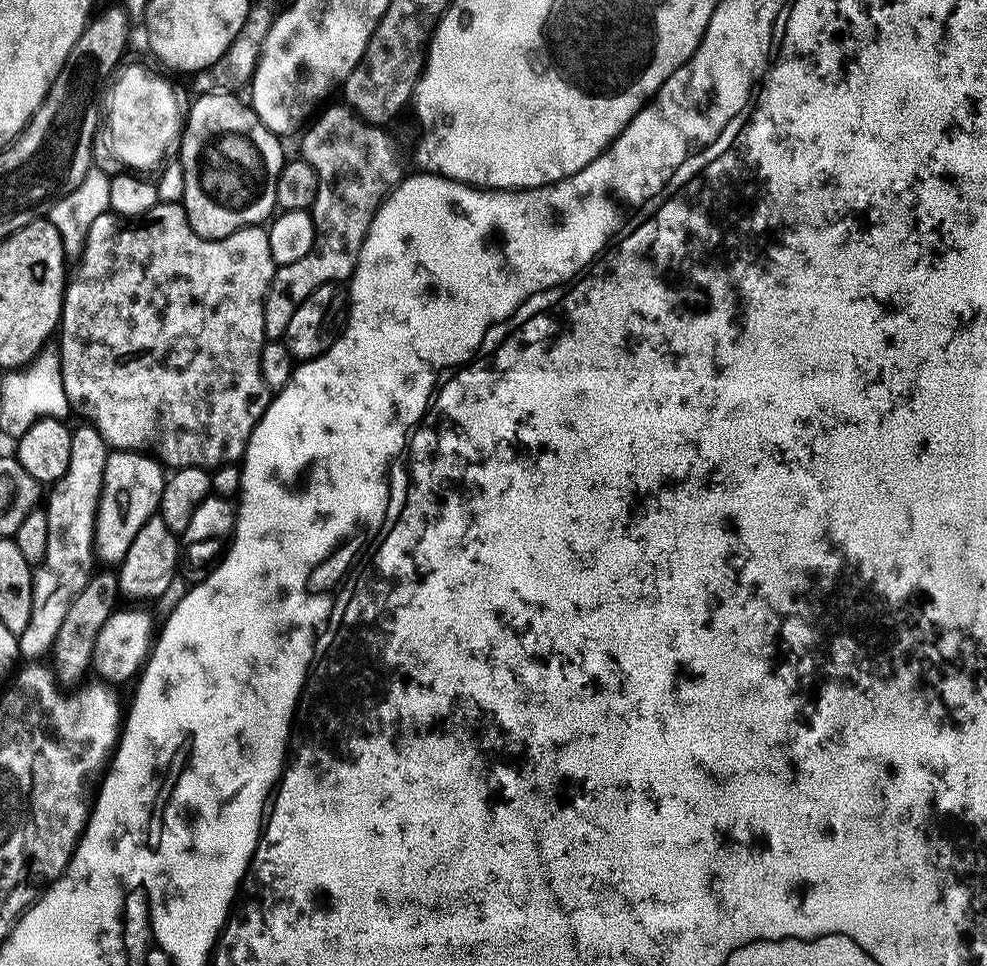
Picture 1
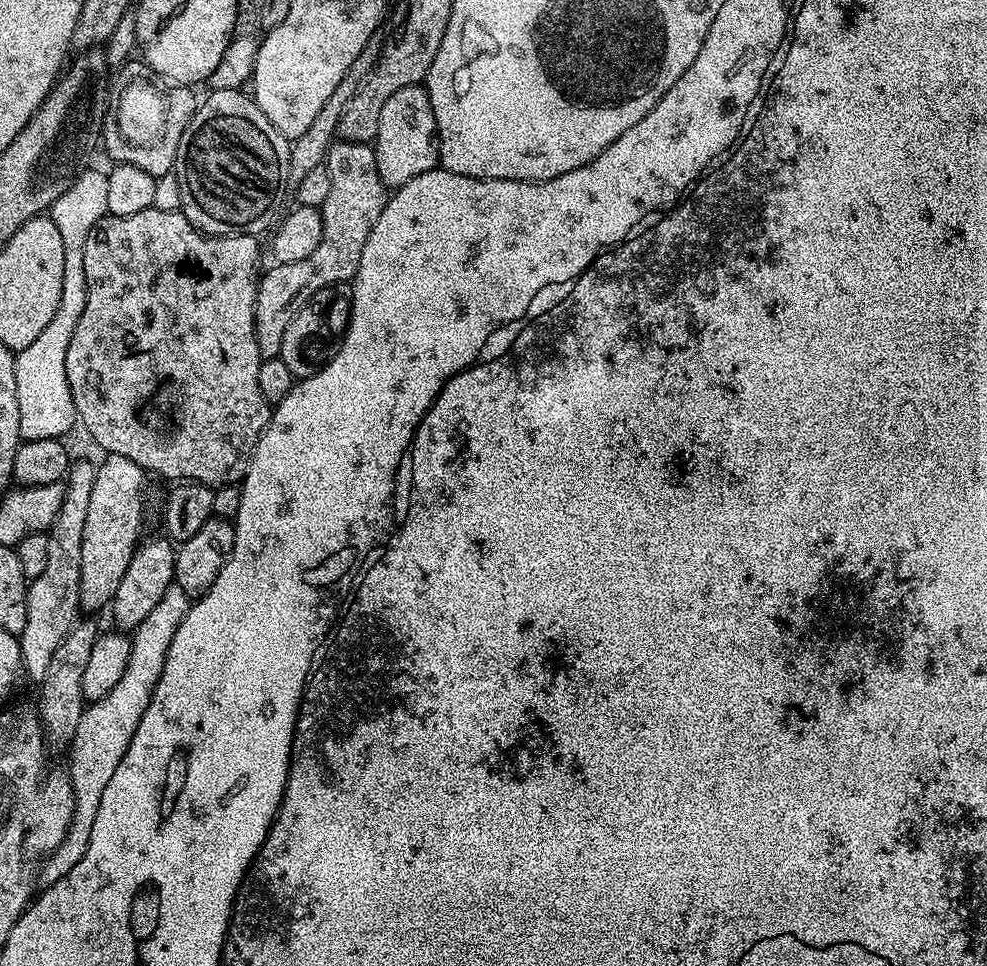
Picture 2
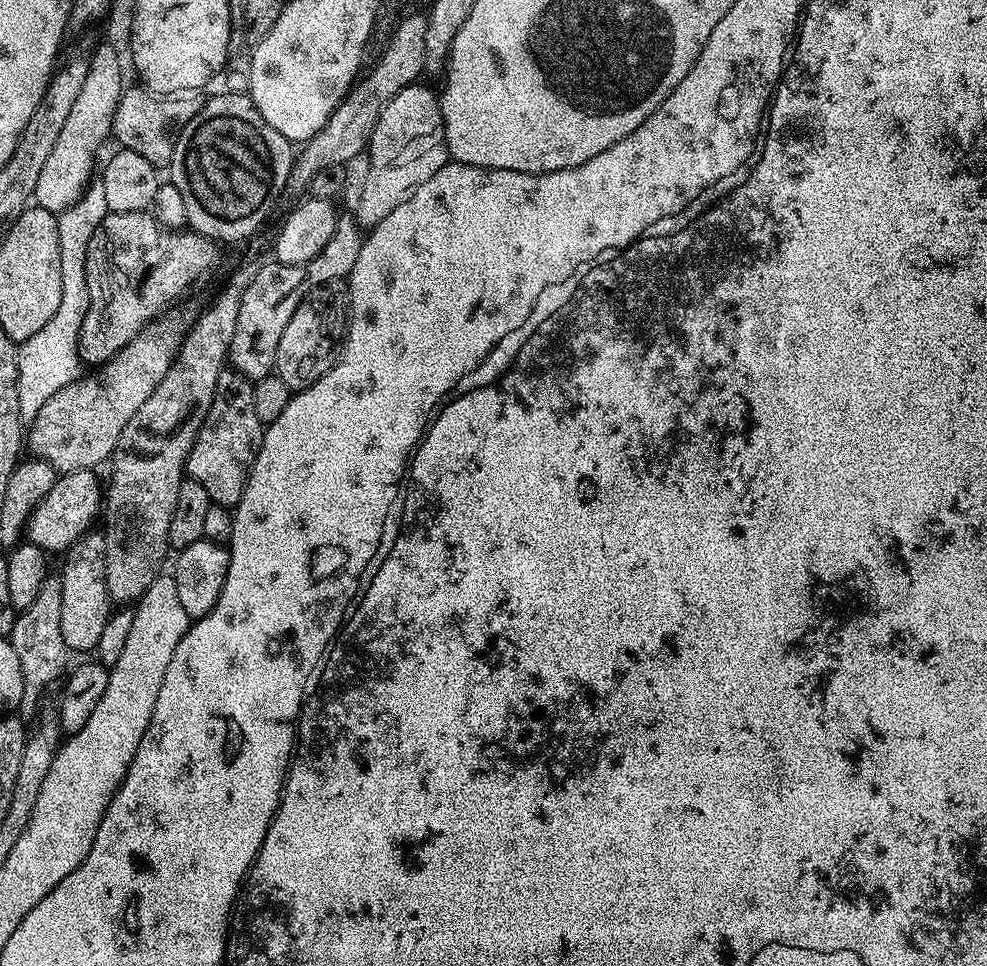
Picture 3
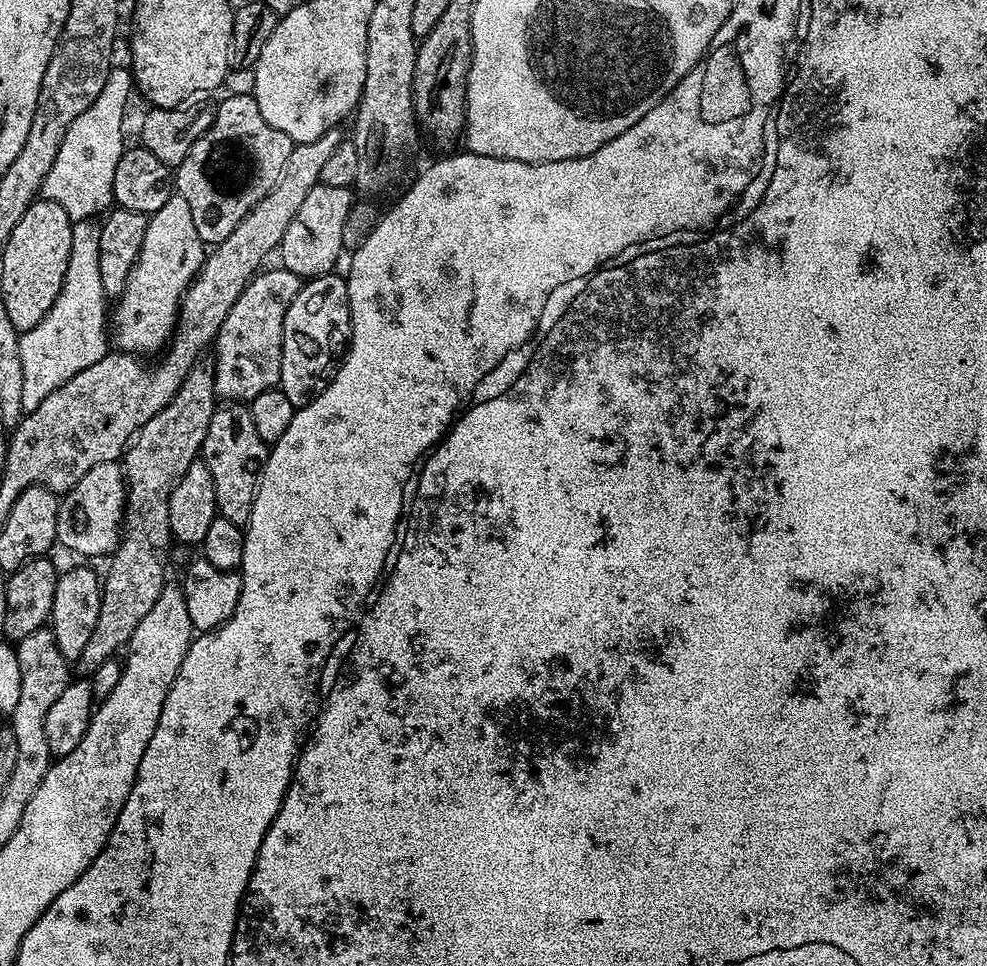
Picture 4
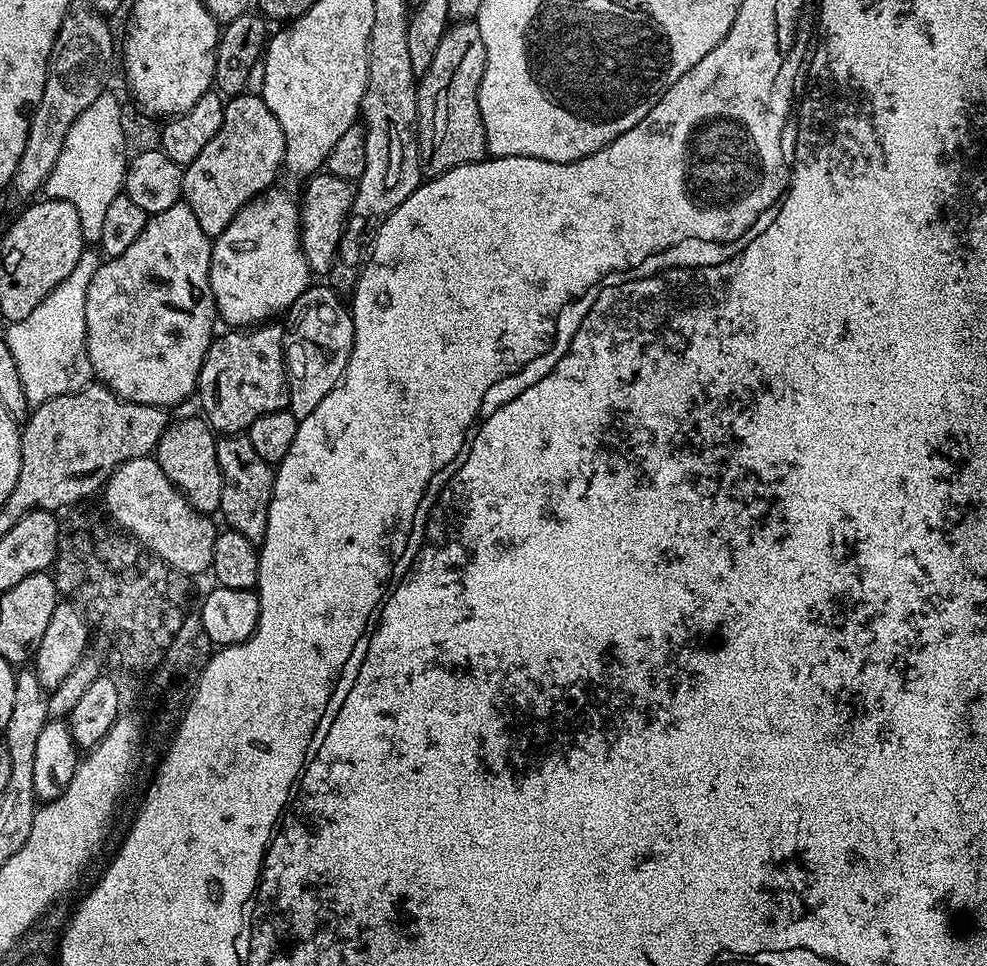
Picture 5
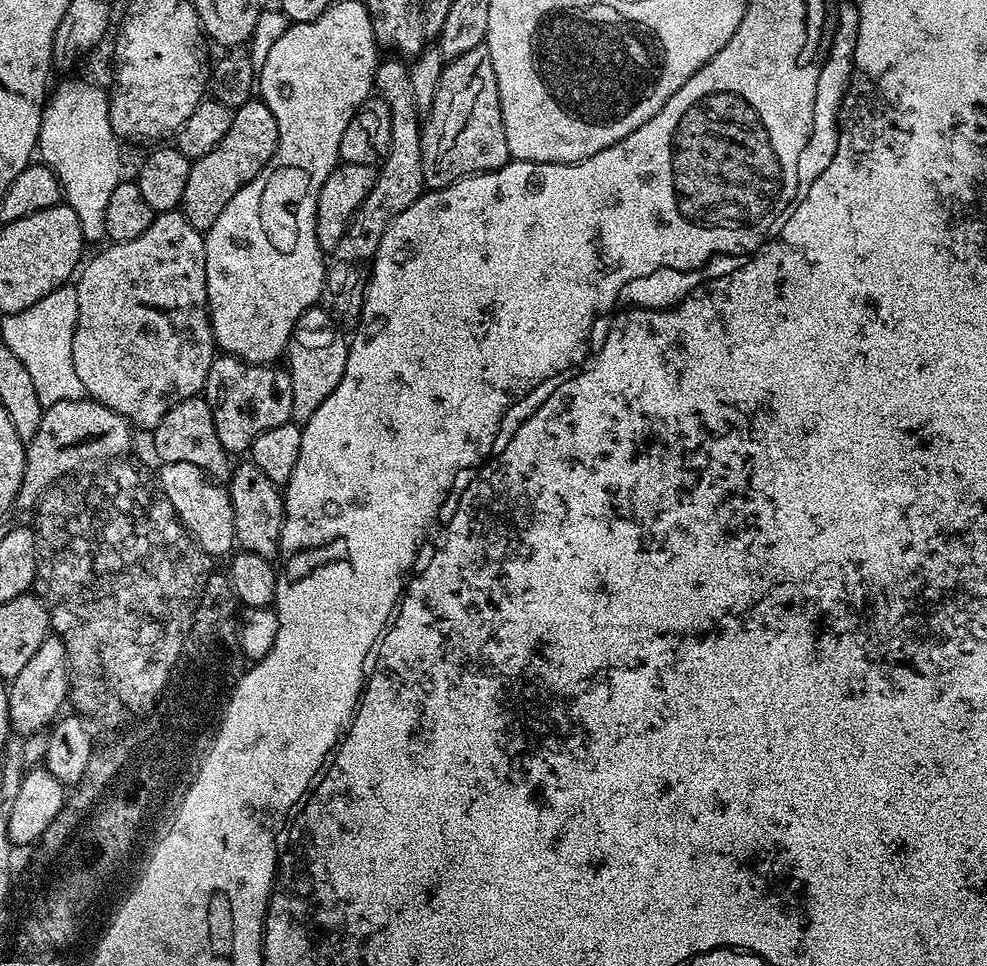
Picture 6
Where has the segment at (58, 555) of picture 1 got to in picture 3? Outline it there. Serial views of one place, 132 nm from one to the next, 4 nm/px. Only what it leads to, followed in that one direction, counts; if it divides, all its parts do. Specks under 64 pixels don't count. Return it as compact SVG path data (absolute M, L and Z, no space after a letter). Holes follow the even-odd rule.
M49 575L48 579L44 581L44 586L38 594L38 598L28 609L17 615L16 625L12 628L10 639L14 646L14 654L18 654L18 662L22 666L24 693L18 708L19 711L25 712L25 714L23 713L25 717L32 716L36 712L36 703L39 702L40 695L56 679L59 681L69 667L70 649L62 638L62 590L60 589L59 575Z

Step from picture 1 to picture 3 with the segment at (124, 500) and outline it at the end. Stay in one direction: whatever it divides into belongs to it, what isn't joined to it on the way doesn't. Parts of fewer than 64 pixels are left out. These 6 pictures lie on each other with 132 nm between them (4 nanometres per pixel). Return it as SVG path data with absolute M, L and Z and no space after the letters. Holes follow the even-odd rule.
M90 534L72 545L64 572L60 576L62 590L62 638L73 652L88 652L99 645L102 630L110 615L108 587L104 577L106 540L103 535Z

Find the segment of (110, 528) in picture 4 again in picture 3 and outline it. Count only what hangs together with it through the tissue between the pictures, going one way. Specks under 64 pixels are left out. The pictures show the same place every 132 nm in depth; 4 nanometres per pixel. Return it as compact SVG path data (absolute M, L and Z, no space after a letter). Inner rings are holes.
M92 470L79 472L66 472L57 479L55 486L46 494L29 520L26 536L31 543L44 549L45 553L60 552L71 549L72 545L83 540L89 535L92 523L96 515L102 512L102 486L97 473Z

